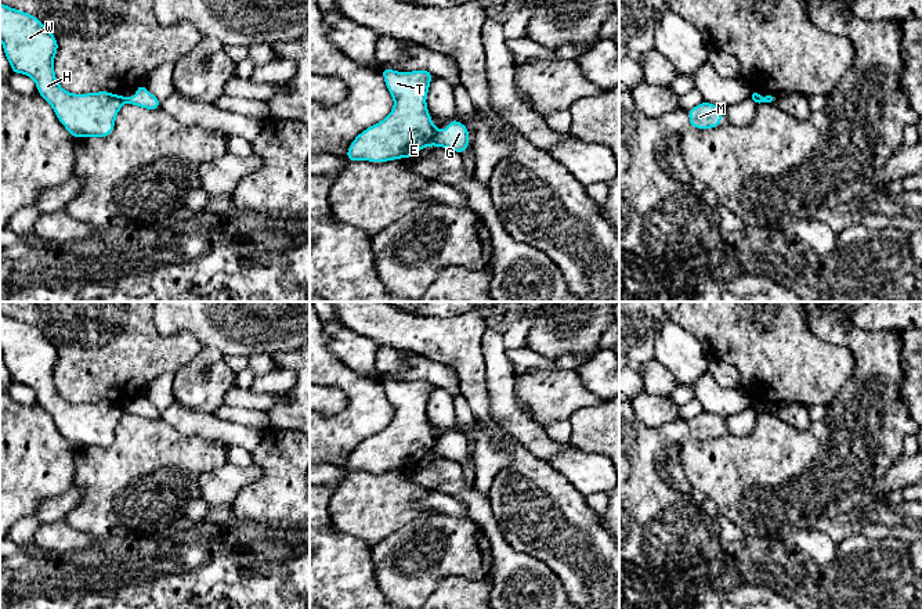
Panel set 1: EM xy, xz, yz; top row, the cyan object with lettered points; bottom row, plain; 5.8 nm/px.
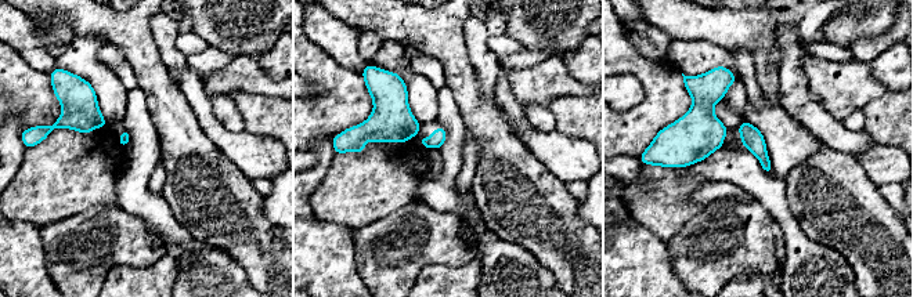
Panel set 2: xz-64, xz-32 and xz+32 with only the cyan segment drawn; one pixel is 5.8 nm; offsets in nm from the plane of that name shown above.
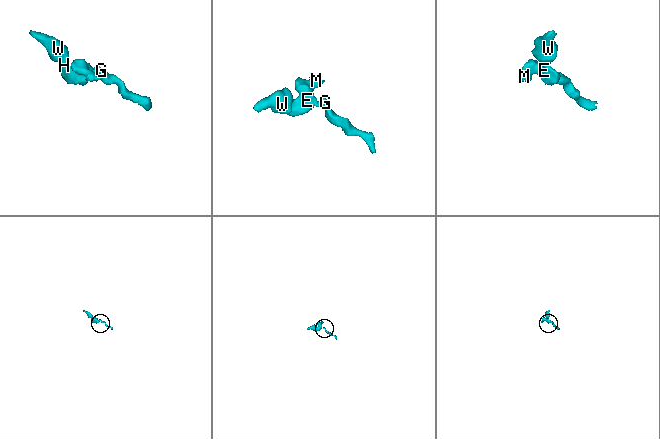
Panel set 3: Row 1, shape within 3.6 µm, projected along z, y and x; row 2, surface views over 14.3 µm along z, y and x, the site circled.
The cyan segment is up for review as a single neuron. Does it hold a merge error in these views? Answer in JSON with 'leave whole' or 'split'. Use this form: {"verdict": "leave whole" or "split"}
{"verdict": "split"}

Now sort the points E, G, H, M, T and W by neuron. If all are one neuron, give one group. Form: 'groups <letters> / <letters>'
groups E H M T W / G

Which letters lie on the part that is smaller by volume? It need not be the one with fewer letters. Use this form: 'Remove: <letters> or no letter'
Remove: G

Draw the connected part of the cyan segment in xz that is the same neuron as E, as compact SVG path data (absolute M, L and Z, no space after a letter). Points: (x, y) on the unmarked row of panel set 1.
M382 378L387 400L394 407L391 424L365 439L350 454L347 472L387 472L415 466L431 455L437 437L427 421L426 407L433 383L420 379L397 382Z

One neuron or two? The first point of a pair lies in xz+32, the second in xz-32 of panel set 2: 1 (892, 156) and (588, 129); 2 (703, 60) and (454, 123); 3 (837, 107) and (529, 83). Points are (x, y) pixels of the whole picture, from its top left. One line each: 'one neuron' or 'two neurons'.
1: two neurons
2: one neuron
3: one neuron

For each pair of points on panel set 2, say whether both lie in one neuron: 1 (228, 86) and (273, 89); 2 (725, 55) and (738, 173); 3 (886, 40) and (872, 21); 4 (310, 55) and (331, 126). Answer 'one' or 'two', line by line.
1: one
2: two
3: two
4: one

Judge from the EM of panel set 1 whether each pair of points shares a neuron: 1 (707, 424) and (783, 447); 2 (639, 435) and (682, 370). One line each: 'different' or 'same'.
1: different
2: different

